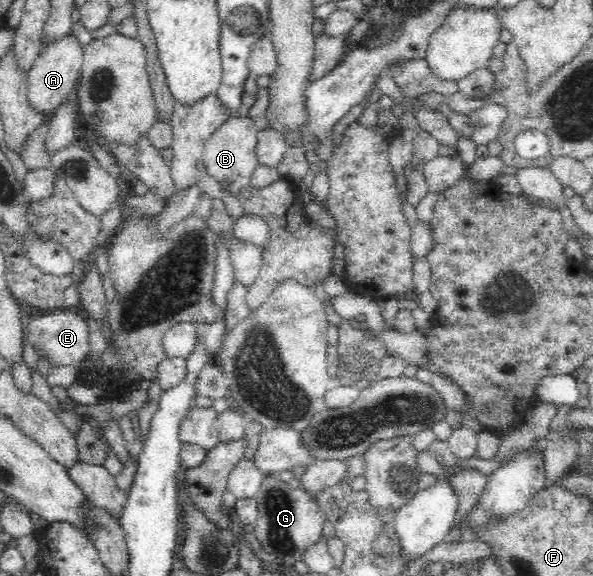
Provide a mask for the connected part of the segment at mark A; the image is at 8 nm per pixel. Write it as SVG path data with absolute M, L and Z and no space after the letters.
M67 34L46 46L27 71L29 84L27 96L30 104L38 112L50 117L51 114L74 92L84 61L84 46L73 34Z

